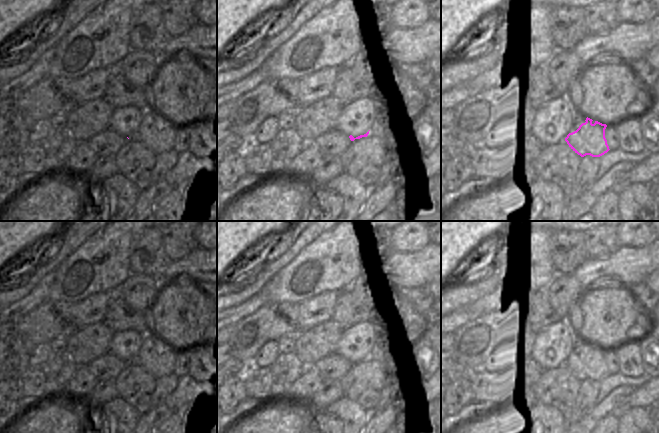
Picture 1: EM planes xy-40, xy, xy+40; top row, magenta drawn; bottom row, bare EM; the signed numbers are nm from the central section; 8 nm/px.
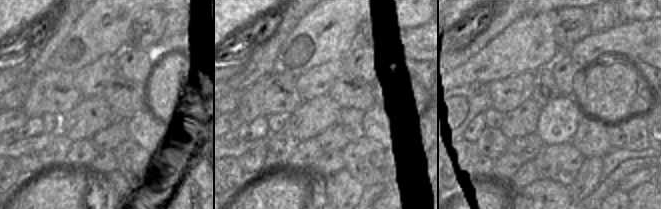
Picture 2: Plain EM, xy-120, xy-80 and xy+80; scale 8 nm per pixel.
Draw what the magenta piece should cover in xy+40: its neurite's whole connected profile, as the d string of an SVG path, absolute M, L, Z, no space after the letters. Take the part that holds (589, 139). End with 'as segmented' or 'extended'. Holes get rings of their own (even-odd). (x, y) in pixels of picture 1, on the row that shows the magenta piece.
M586 118L579 128L567 135L565 141L581 157L600 157L609 150L619 149L619 136L614 125L602 124Z; extended

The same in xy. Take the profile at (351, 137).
M382 117L374 120L371 129L364 135L354 138L349 136L351 141L362 137L376 137L385 147L387 151L393 151L397 148L397 132L391 122L386 122Z; extended

